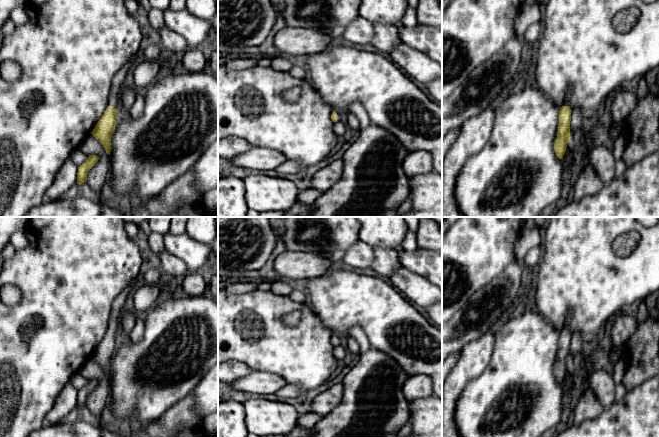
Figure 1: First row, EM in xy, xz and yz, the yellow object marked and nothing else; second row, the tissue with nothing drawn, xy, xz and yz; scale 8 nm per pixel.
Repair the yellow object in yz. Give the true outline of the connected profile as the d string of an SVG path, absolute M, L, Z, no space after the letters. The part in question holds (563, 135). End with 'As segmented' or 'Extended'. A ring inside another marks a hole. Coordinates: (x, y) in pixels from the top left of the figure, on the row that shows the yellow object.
M567 95L559 111L558 132L554 144L555 153L559 159L563 159L567 144L570 142L571 112L572 110L569 107L569 96Z. Extended

